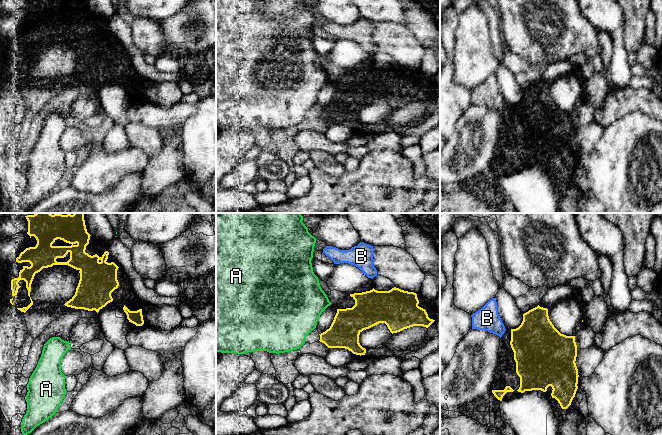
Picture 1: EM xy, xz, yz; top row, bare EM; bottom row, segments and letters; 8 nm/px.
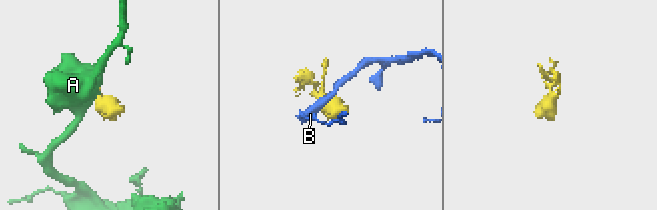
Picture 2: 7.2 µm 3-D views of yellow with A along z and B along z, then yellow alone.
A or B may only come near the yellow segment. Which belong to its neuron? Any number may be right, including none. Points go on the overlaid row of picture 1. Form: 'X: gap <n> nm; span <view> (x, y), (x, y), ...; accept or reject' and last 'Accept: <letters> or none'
A: gap 60 nm; span xz (319, 334), (314, 328); reject
B: gap 50 nm; span yz (511, 329), (505, 329); reject
Accept: none

